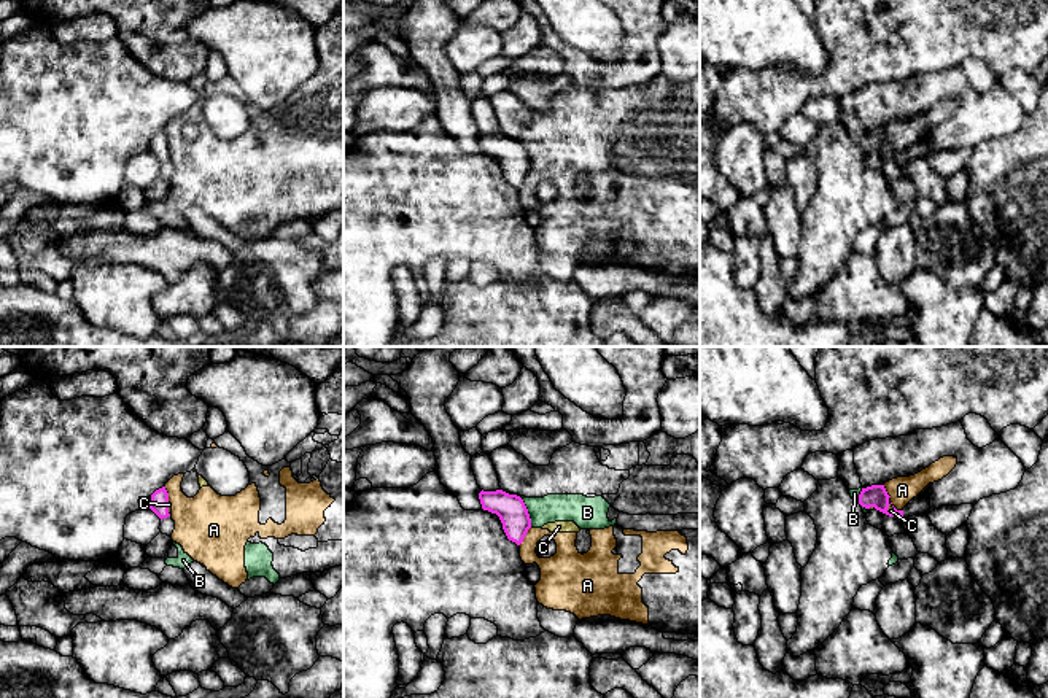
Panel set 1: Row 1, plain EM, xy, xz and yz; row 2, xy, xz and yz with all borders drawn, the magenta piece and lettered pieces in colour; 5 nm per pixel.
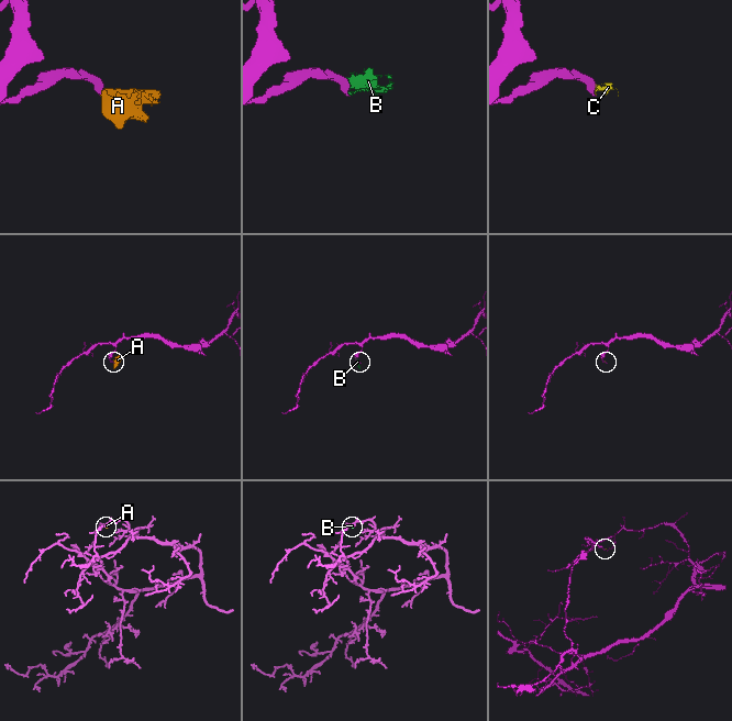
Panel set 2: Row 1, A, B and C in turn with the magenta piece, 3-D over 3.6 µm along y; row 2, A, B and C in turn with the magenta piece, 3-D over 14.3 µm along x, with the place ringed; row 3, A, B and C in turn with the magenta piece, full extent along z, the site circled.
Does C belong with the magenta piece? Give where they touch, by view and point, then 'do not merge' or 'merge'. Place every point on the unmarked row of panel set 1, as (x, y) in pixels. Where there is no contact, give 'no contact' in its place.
contact yz (892, 150); do not merge

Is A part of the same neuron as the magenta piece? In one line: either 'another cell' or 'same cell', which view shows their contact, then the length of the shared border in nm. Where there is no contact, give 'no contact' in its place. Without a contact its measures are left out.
another cell | xy | 100 nm

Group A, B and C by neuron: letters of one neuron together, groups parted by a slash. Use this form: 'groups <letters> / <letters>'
groups A B C

